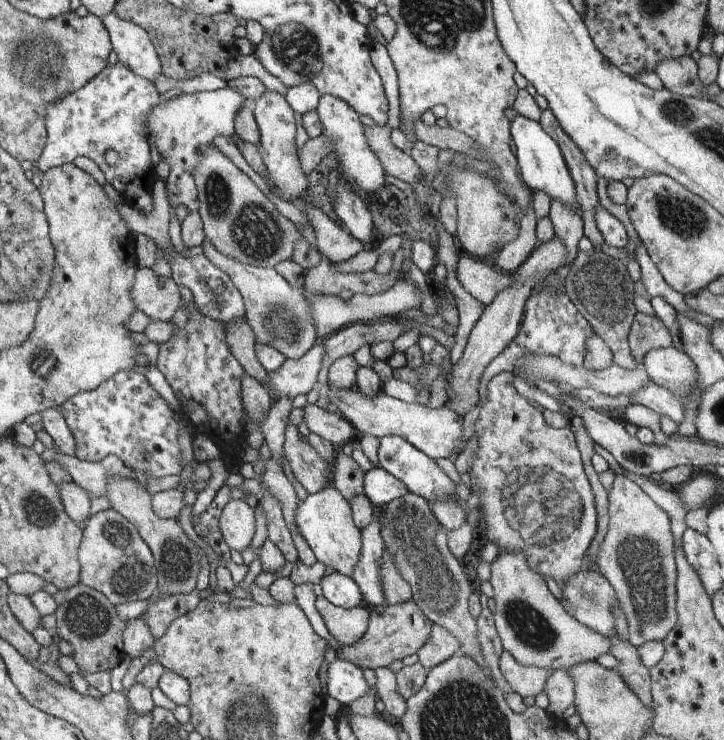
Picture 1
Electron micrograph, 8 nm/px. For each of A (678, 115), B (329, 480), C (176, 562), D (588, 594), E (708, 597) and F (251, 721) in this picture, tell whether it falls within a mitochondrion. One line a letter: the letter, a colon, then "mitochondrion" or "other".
A: mitochondrion
B: other
C: mitochondrion
D: mitochondrion
E: other
F: mitochondrion

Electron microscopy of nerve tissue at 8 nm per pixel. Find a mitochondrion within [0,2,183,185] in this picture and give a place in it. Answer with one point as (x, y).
(40, 59)

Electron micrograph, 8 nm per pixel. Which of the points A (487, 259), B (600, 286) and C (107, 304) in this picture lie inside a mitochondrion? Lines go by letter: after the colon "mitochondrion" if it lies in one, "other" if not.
A: other
B: mitochondrion
C: mitochondrion

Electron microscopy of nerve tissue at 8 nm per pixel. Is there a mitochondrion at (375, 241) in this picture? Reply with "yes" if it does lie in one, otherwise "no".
no

